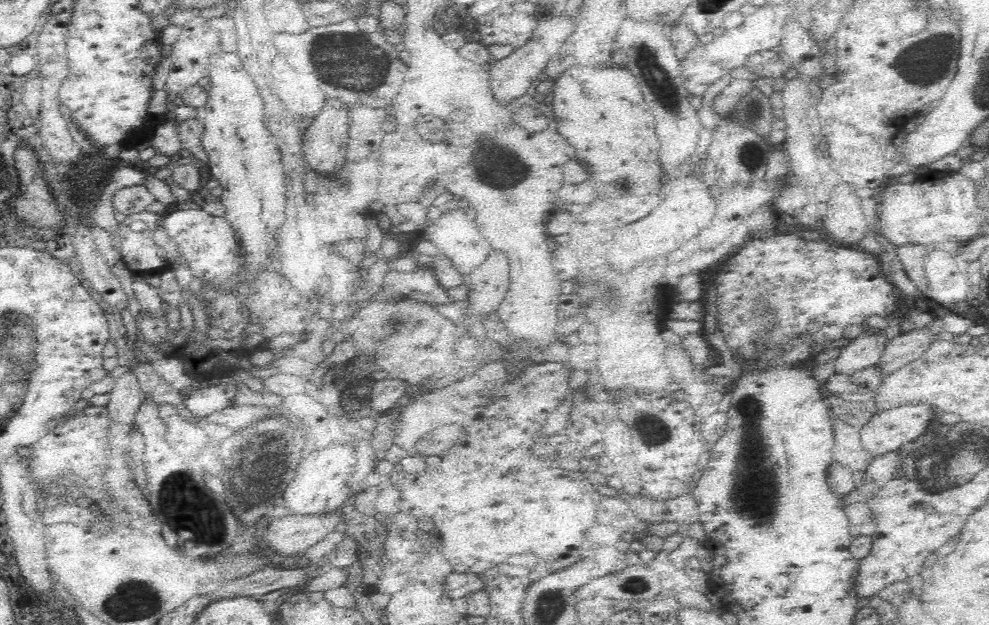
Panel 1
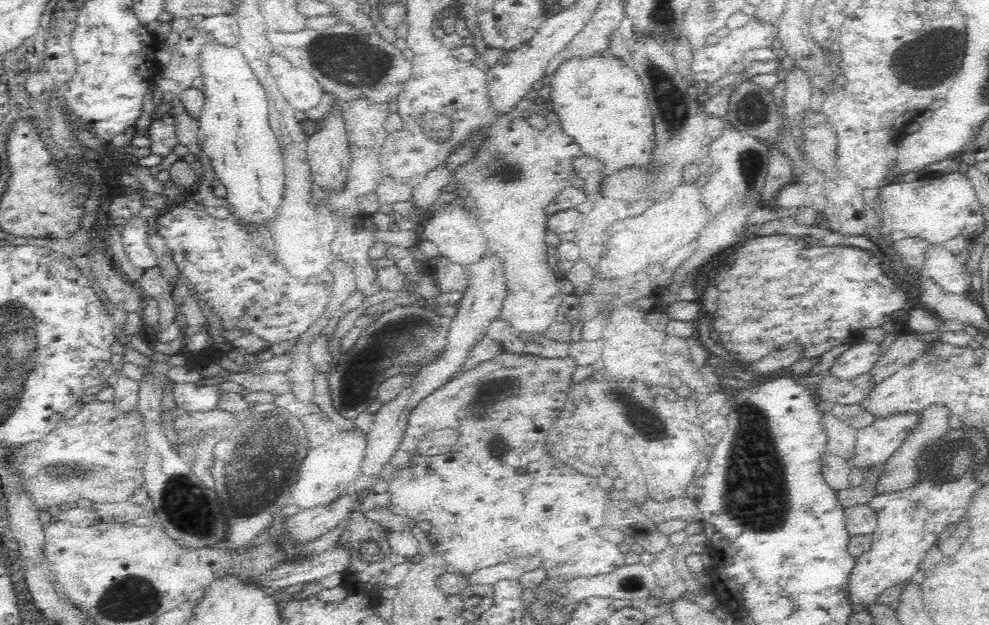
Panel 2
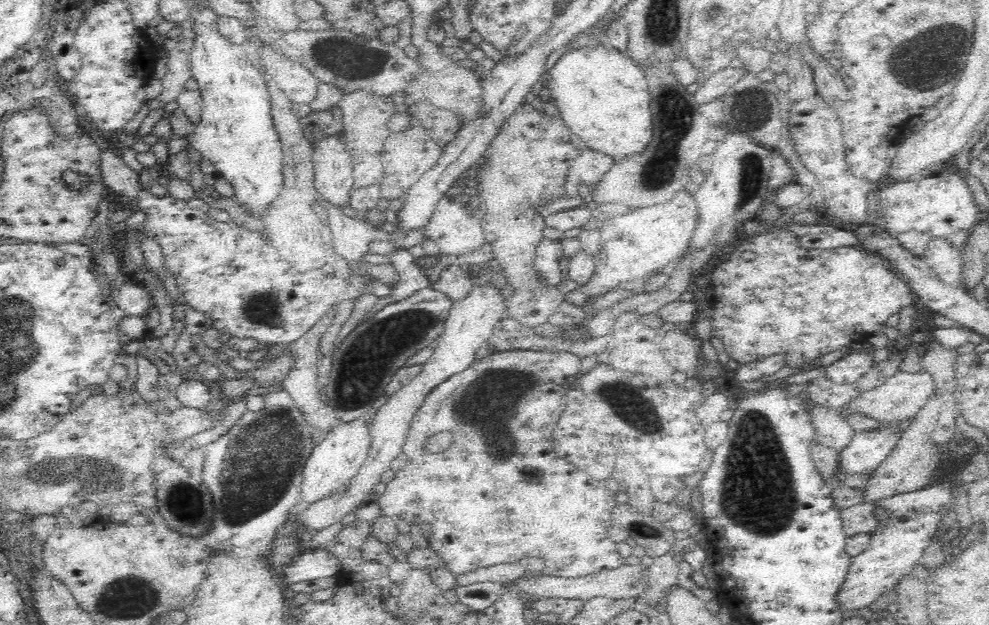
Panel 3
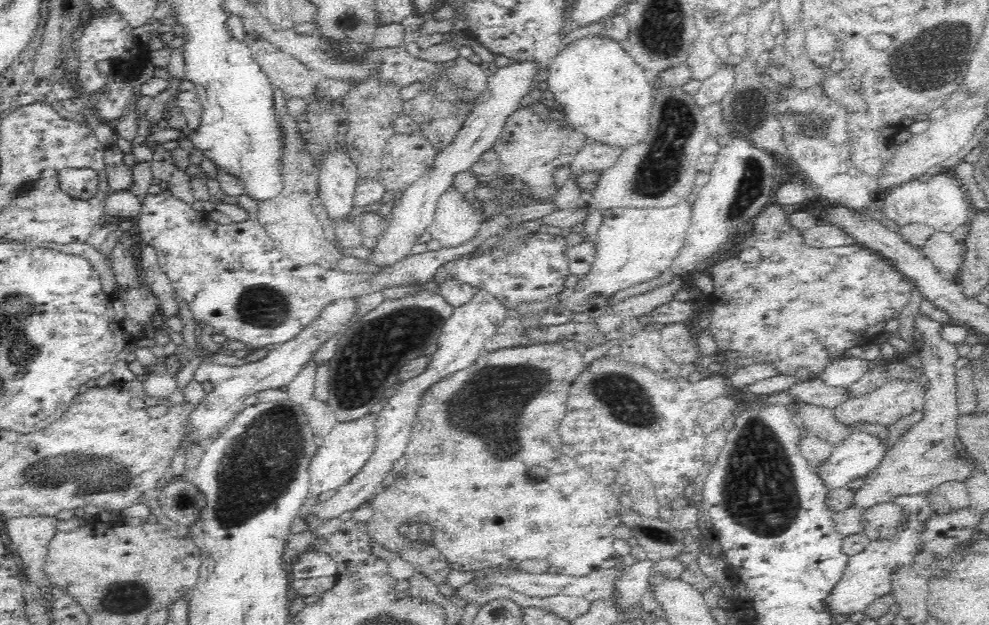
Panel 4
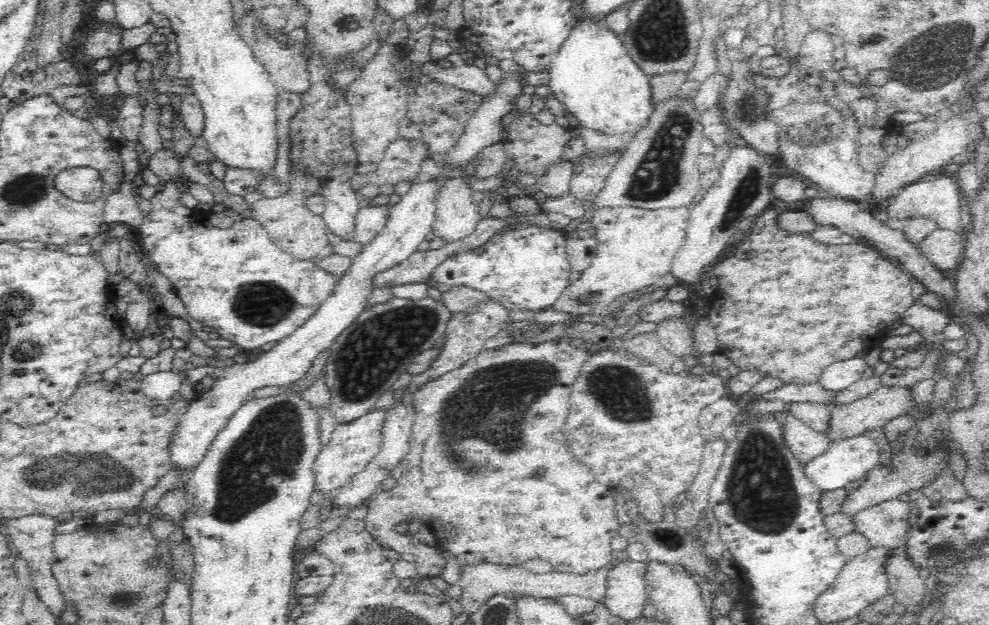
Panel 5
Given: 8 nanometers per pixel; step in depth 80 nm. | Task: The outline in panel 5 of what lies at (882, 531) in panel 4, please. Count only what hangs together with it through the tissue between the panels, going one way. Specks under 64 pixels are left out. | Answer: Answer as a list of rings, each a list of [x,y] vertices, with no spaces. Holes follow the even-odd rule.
[[[899,498],[886,500],[872,508],[857,512],[854,530],[864,535],[871,545],[898,547],[908,530],[910,507]]]

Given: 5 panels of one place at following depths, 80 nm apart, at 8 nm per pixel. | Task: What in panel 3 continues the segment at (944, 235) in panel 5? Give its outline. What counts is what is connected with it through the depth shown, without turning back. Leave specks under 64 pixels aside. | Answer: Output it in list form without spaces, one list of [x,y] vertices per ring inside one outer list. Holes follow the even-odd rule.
[[[931,239],[925,256],[930,267],[944,284],[959,288],[963,285],[963,252],[947,240]]]

